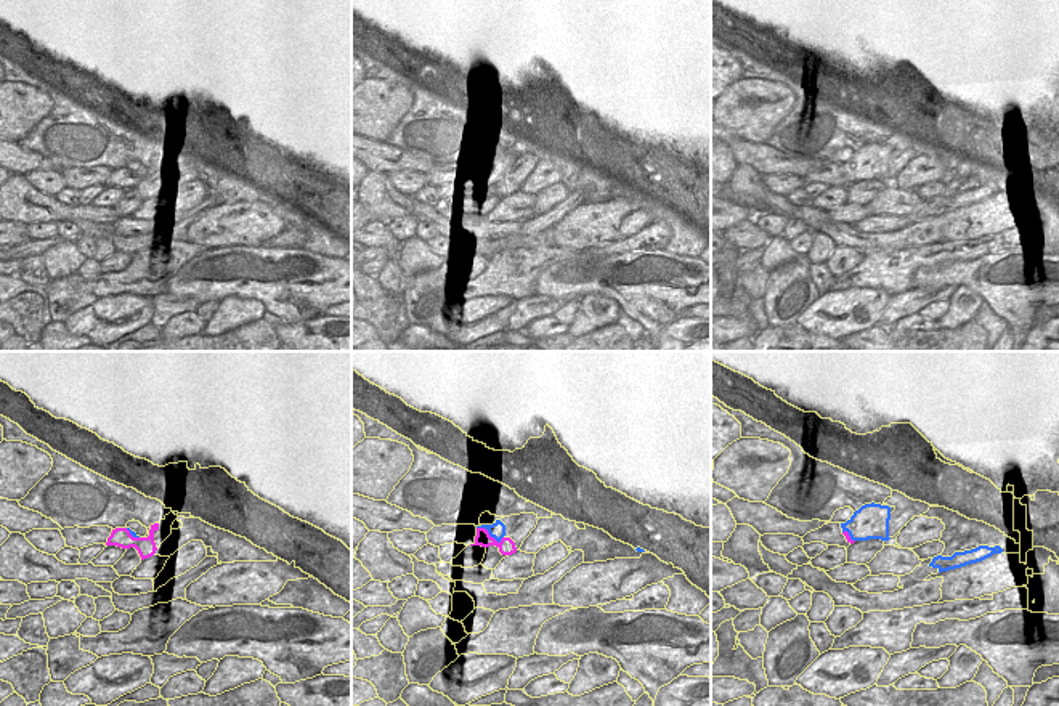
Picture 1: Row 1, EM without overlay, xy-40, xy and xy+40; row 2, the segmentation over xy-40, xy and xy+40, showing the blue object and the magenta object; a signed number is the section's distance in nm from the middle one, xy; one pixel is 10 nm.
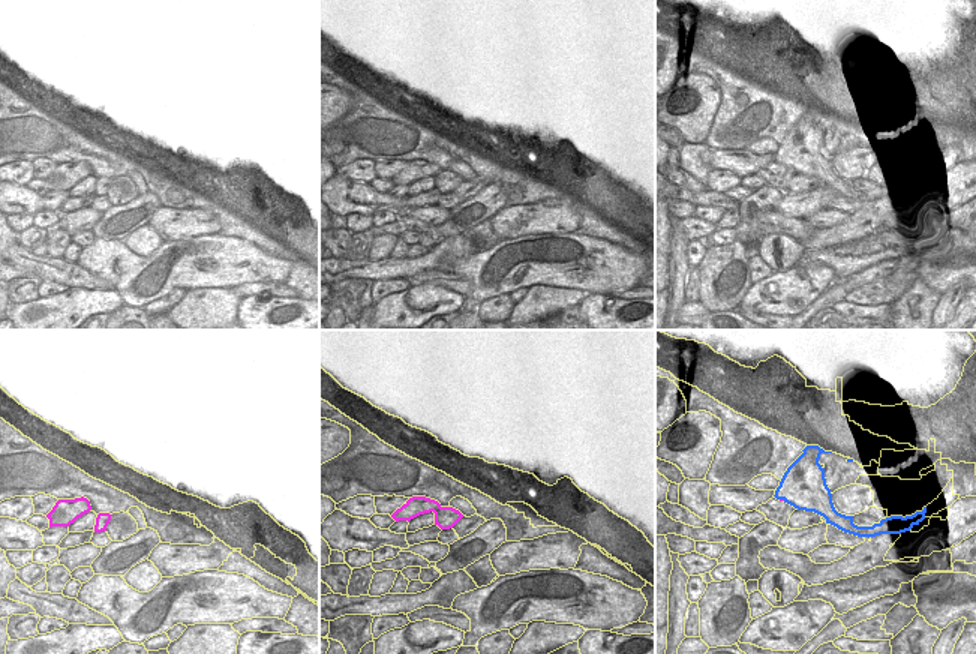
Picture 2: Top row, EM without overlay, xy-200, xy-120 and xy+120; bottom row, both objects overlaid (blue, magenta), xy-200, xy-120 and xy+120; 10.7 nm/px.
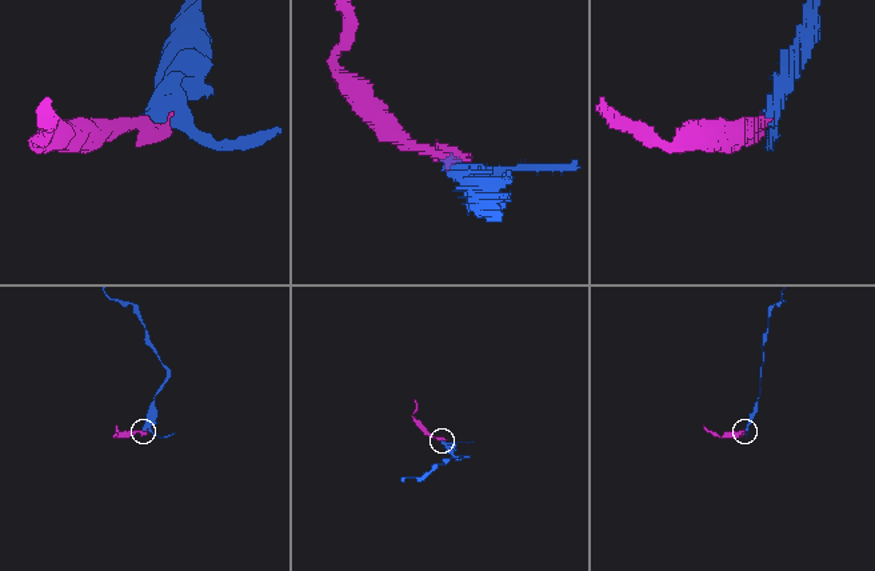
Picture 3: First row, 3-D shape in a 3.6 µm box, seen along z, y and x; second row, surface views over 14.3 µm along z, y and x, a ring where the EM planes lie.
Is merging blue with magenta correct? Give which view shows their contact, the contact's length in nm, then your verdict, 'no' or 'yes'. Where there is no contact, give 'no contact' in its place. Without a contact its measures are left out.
xy | 300 nm | no

